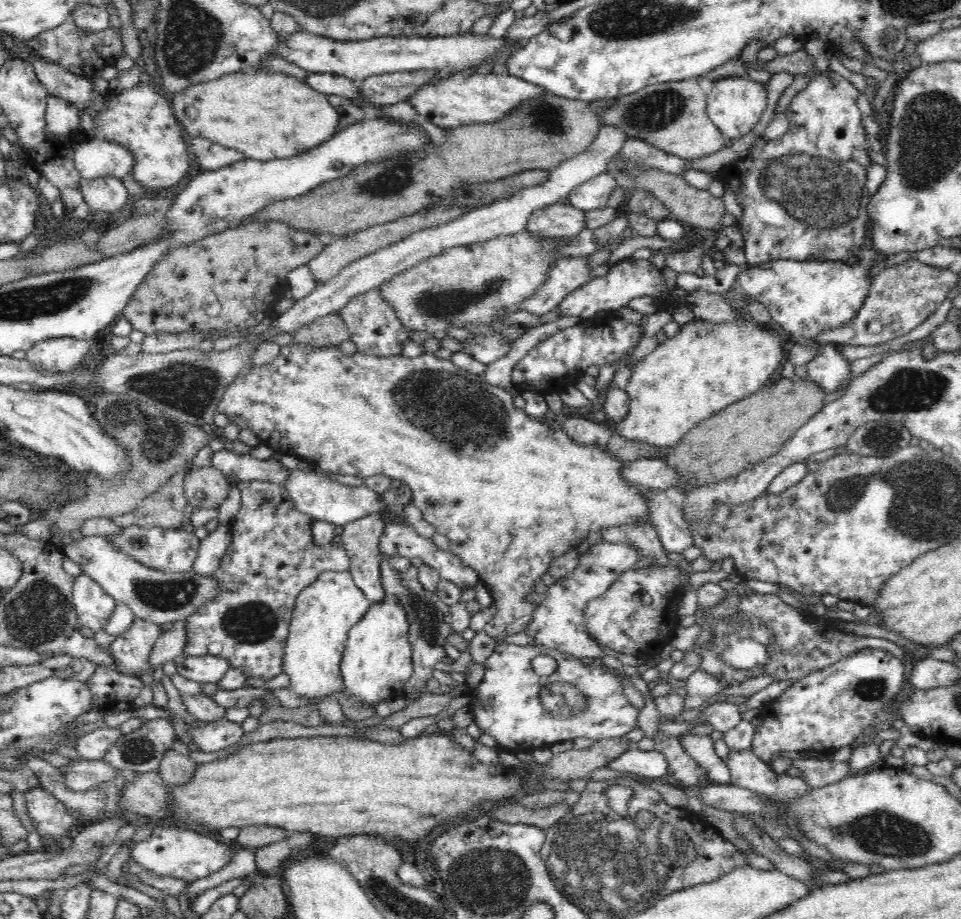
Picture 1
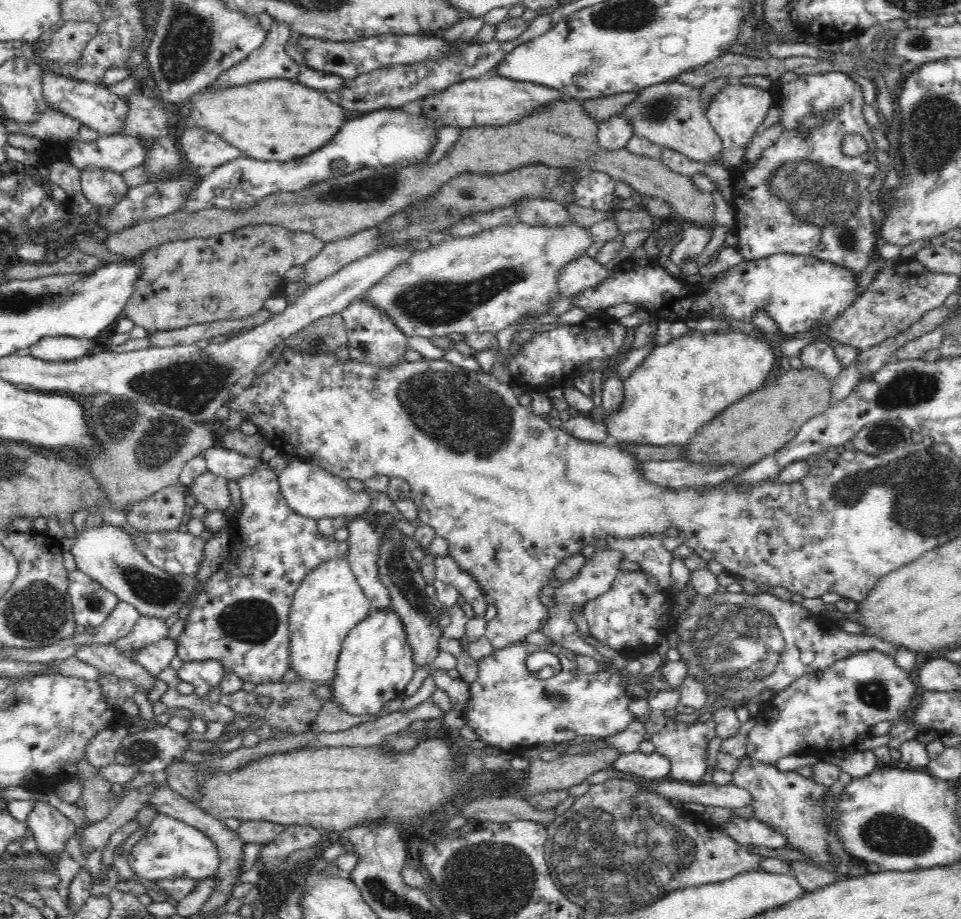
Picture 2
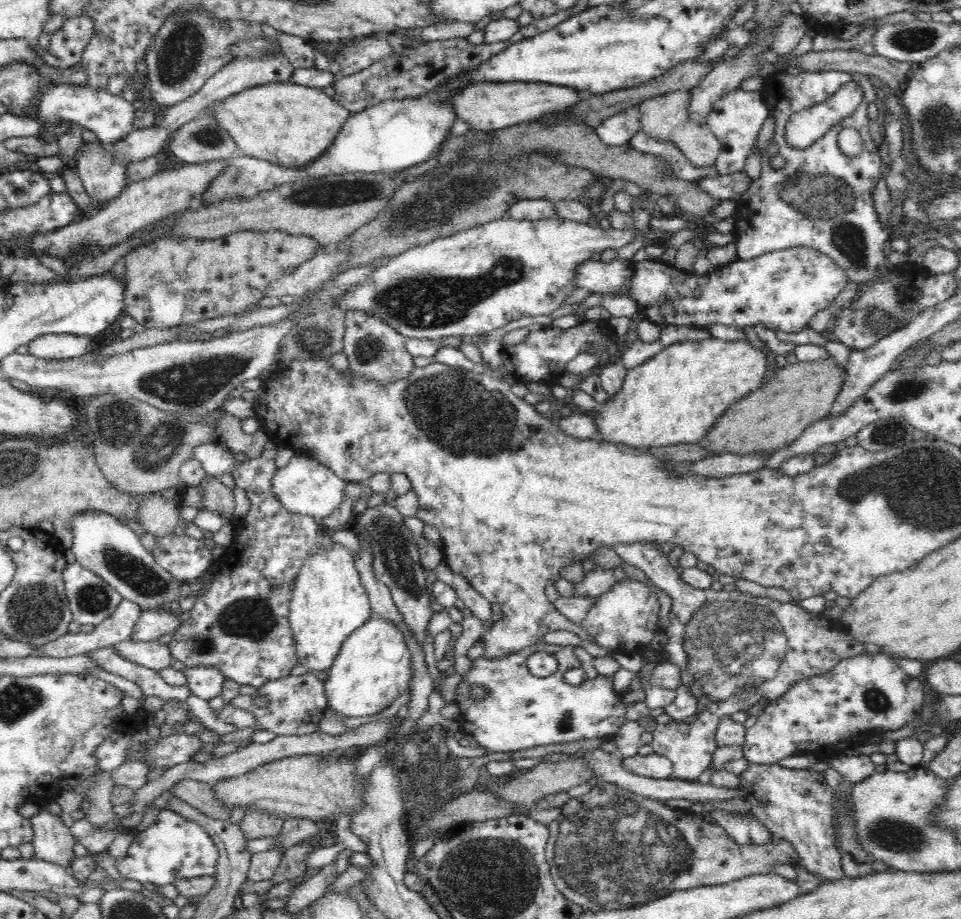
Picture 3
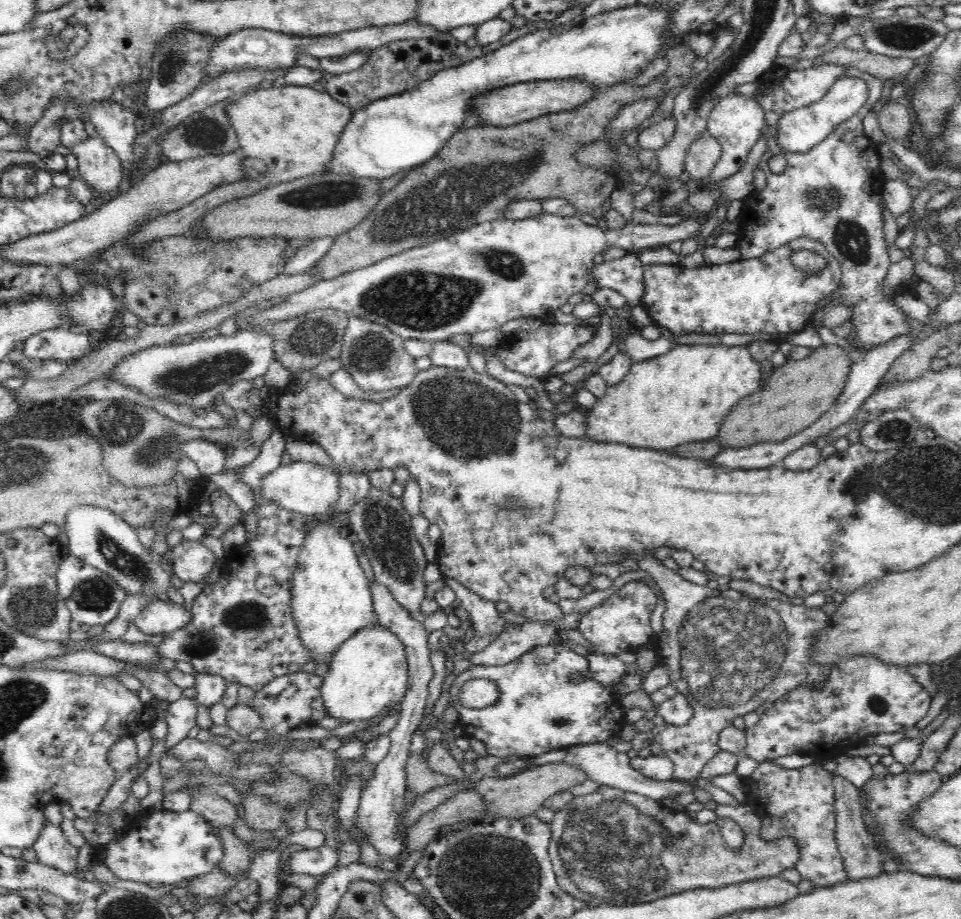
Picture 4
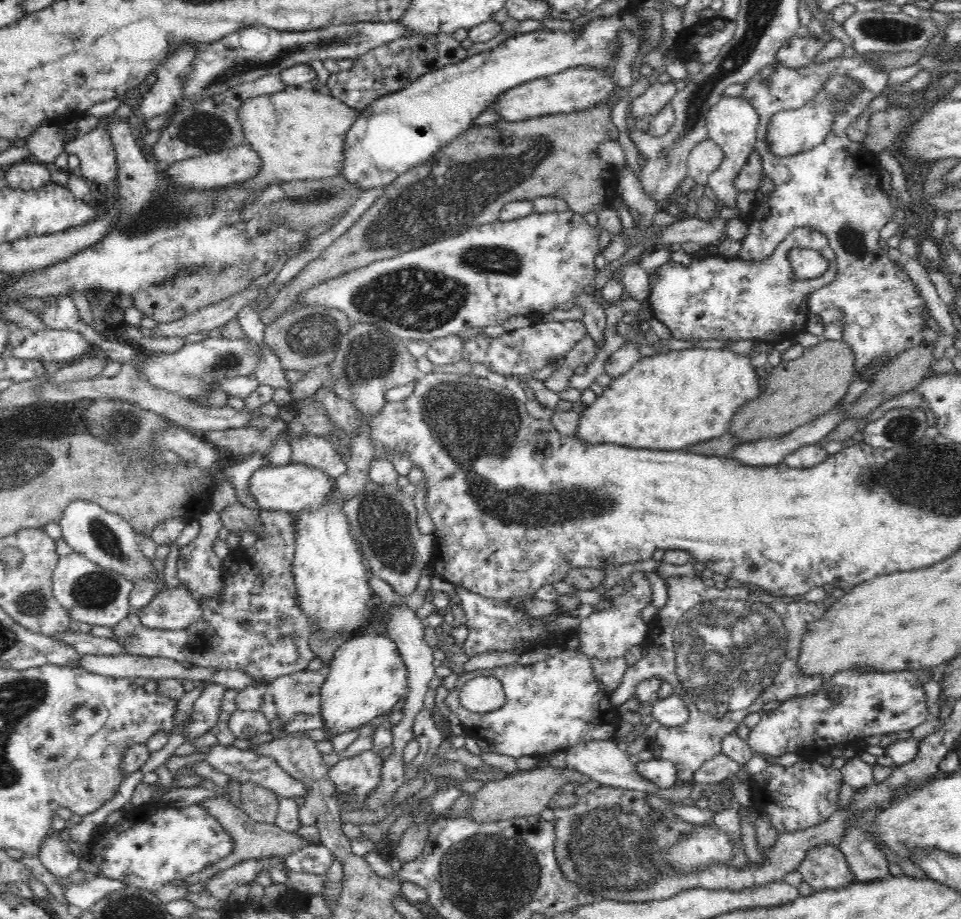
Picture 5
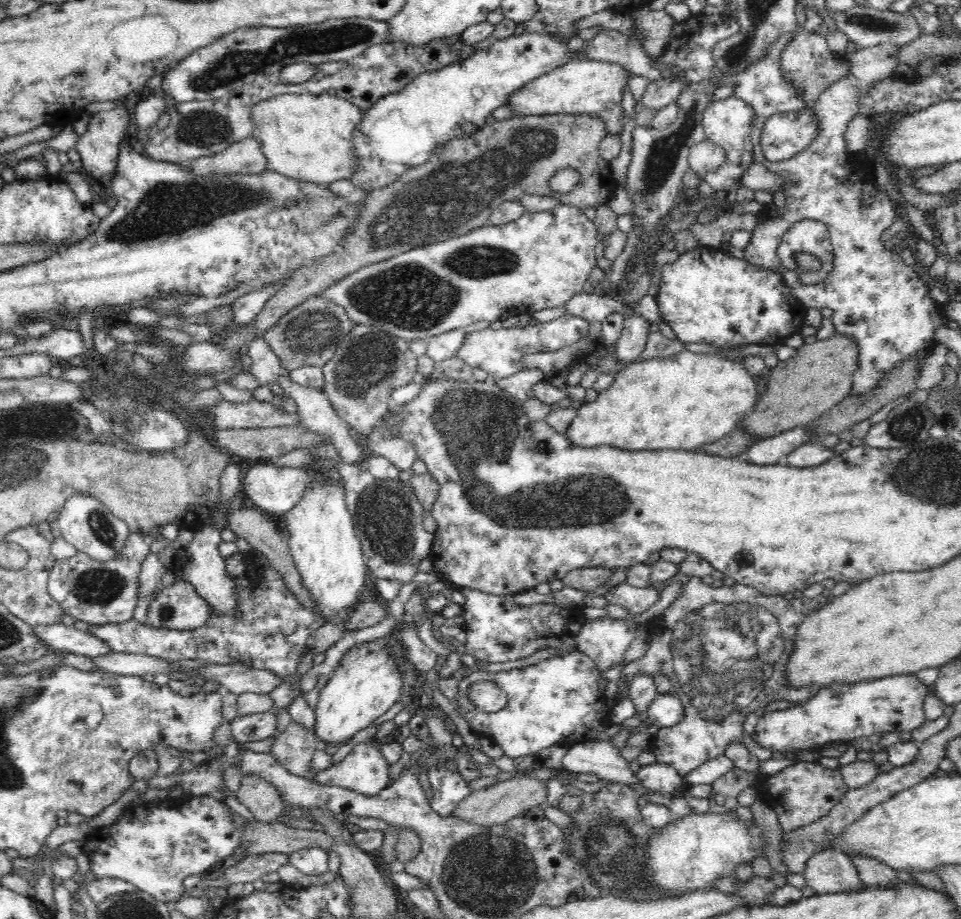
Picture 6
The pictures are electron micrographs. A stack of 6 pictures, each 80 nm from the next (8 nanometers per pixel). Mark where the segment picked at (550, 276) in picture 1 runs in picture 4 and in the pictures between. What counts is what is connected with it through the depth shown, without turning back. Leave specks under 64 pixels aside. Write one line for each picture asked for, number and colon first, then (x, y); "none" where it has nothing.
2: (583, 273)
3: (596, 276)
4: (625, 275)

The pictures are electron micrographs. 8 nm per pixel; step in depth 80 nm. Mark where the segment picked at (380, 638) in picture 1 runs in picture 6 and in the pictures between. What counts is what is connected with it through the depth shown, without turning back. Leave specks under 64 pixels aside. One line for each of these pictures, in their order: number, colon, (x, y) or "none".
2: (376, 663)
3: (373, 668)
4: (367, 678)
5: (367, 677)
6: (366, 684)

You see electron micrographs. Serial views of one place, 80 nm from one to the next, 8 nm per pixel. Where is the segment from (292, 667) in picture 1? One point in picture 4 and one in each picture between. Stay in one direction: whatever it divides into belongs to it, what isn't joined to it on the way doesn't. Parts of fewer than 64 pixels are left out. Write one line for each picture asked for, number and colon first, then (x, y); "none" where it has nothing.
2: (330, 602)
3: (328, 602)
4: (331, 599)

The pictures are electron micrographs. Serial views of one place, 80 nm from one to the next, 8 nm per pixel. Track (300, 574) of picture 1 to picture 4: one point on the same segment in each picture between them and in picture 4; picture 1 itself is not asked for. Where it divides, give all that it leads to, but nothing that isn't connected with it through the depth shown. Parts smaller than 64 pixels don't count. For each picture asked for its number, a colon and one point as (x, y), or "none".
2: (240, 618)
3: (241, 627)
4: (244, 632)

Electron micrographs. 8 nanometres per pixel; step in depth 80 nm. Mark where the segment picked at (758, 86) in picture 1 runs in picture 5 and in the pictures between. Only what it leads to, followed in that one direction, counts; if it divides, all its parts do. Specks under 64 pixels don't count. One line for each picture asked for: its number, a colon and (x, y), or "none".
2: (736, 111)
3: (736, 118)
4: (736, 121)
5: (732, 122)

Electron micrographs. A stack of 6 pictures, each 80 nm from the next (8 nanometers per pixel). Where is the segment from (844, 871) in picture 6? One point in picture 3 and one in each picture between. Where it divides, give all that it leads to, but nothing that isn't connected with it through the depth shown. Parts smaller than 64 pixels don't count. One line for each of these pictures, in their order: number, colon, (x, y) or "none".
3: (796, 805)
4: (799, 803)
5: (824, 867)

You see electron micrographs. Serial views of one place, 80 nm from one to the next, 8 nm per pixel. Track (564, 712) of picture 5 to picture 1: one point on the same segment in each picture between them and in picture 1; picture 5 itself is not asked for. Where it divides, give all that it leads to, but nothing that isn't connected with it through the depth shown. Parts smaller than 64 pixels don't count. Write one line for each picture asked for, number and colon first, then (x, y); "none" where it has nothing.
1: (523, 712)
2: (509, 707)
3: (521, 711)
4: (545, 704)

